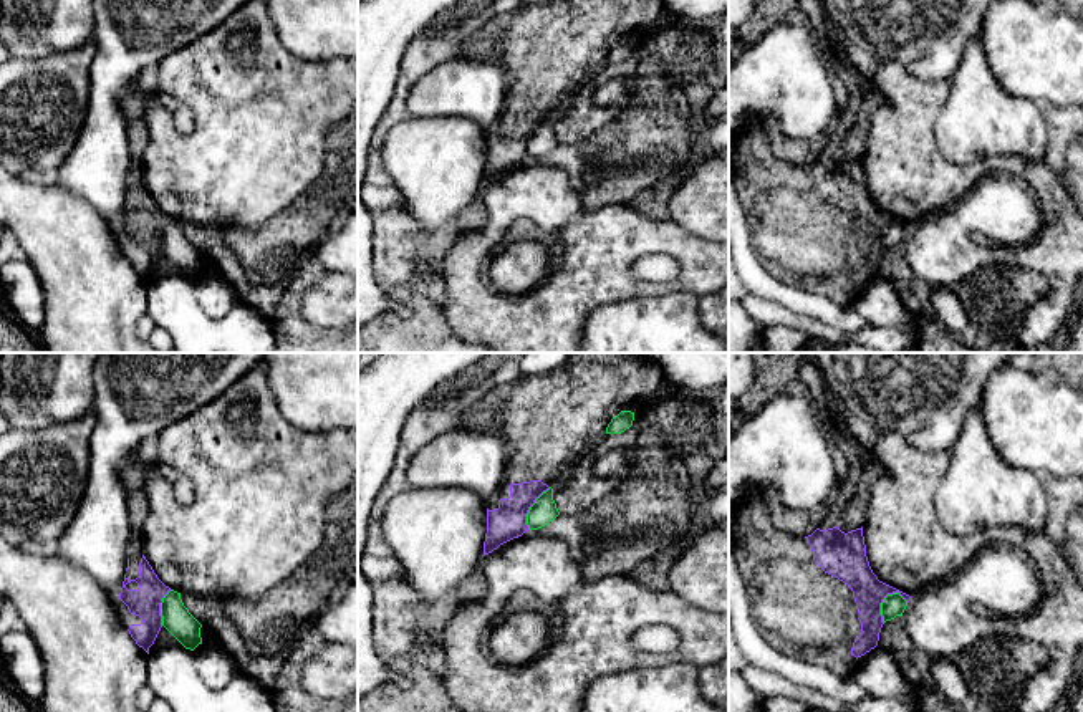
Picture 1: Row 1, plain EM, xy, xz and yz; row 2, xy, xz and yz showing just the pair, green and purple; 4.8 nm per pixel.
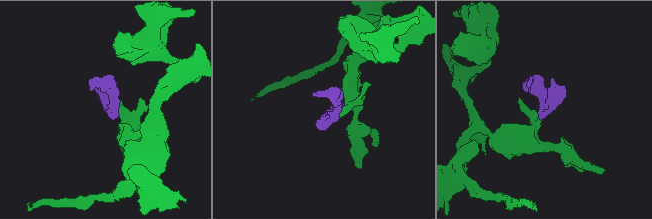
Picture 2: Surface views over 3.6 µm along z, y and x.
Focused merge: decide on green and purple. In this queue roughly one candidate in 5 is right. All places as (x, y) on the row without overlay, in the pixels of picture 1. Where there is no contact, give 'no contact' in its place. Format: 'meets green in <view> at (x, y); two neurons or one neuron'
meets green in yz at (881, 234); two neurons

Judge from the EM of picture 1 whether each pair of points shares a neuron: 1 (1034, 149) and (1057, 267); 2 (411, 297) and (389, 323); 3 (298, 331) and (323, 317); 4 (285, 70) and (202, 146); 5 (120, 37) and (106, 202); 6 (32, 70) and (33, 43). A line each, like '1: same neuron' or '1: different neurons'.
1: different neurons
2: same neuron
3: different neurons
4: same neuron
5: same neuron
6: different neurons

